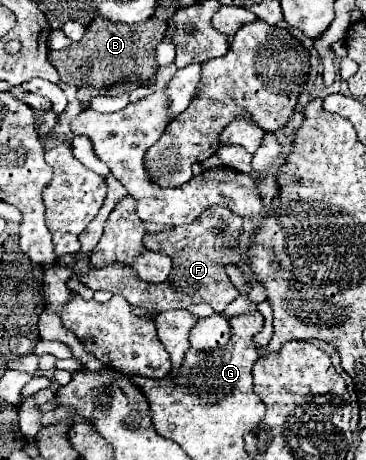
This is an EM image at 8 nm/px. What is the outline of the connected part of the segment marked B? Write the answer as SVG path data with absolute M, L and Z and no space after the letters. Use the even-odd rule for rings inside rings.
M152 16L152 18L148 18L148 20L140 22L140 24L122 24L122 22L108 22L104 18L94 18L80 42L70 44L66 50L58 50L58 52L50 50L48 52L48 60L58 70L60 80L66 82L66 84L74 84L74 86L82 86L82 82L88 82L90 86L104 88L104 86L116 84L116 82L120 82L124 78L130 78L130 76L136 76L140 82L146 82L156 72L156 46L162 42L164 32L166 32L166 22L156 18L156 16ZM82 66L88 68L88 78L82 80L82 82L76 82L74 80L74 72L78 68L82 68Z

